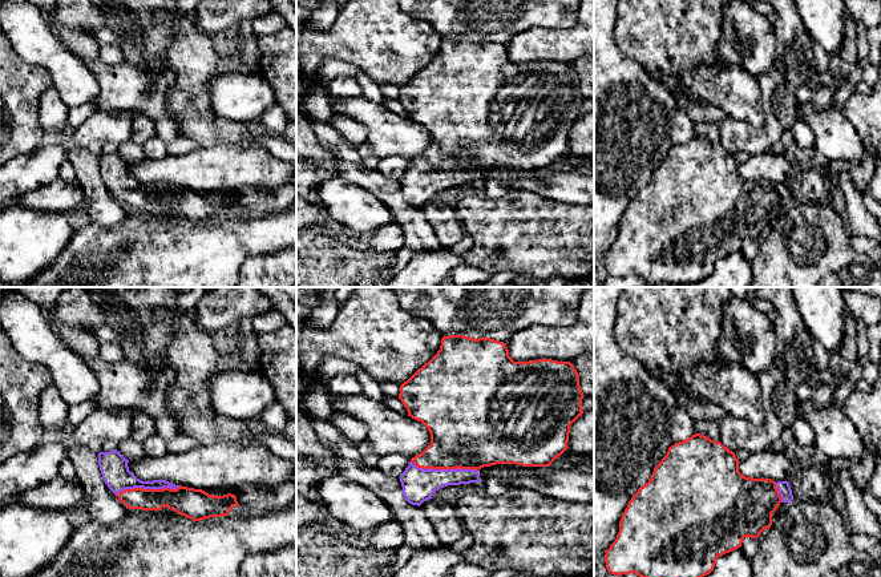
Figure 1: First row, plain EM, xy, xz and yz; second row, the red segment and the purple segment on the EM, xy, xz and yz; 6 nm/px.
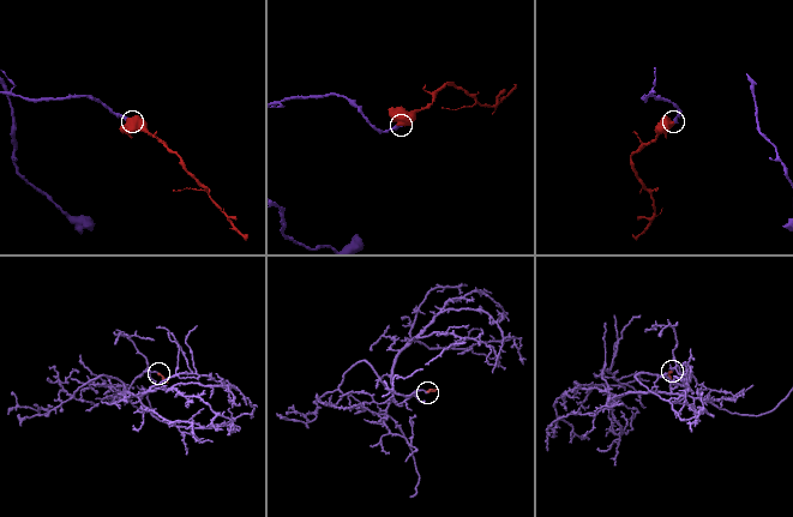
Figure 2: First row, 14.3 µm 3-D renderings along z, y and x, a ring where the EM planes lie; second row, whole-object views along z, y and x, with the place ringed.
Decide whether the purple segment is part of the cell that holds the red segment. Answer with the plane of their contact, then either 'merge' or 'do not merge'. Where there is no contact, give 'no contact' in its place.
xz | merge

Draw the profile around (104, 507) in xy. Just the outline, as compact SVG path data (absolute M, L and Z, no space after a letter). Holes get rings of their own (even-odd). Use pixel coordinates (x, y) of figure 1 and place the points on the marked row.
M72 427L52 437L62 444L66 457L74 467L76 477L85 492L90 519L102 525L113 525L124 520L130 509L105 484L98 465L98 453L92 452L88 447L78 445L73 437Z

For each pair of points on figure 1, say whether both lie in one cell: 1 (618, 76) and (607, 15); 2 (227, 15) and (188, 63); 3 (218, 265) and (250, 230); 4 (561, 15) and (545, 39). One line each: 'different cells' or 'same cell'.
1: same cell
2: different cells
3: same cell
4: different cells

